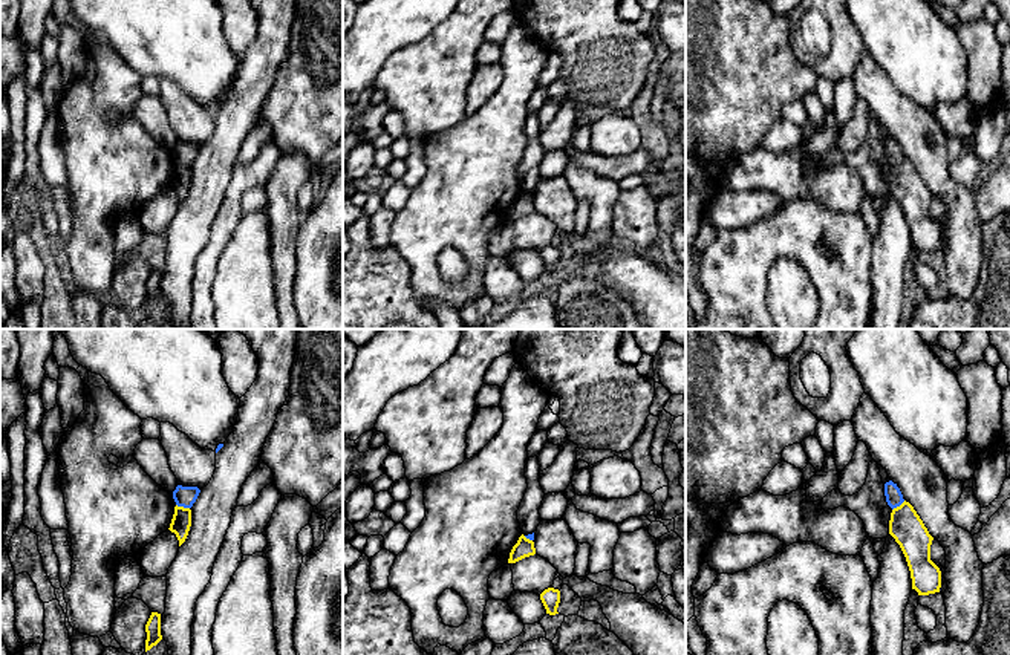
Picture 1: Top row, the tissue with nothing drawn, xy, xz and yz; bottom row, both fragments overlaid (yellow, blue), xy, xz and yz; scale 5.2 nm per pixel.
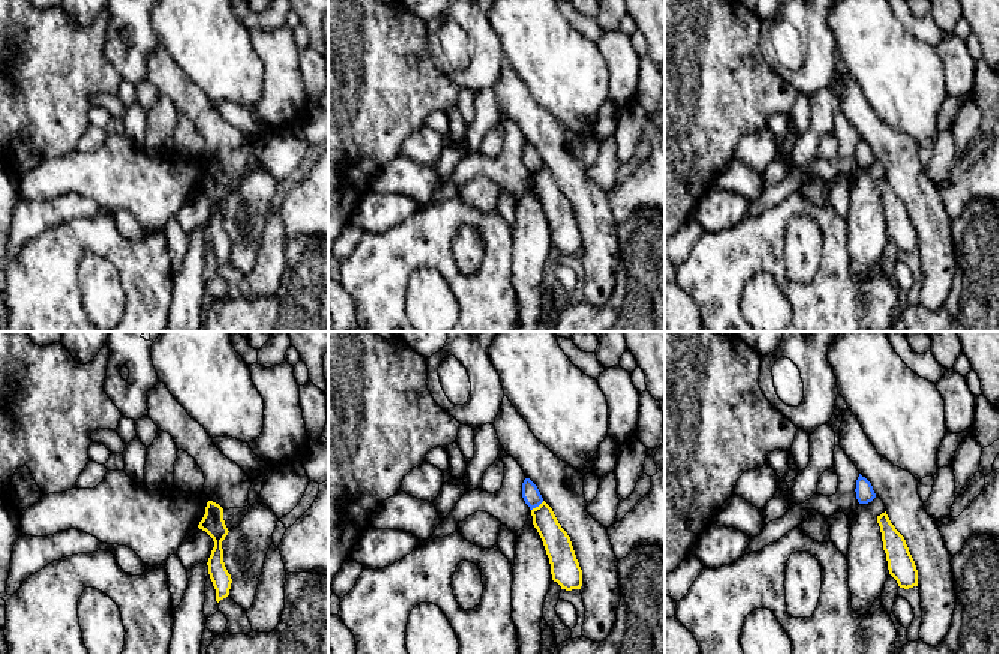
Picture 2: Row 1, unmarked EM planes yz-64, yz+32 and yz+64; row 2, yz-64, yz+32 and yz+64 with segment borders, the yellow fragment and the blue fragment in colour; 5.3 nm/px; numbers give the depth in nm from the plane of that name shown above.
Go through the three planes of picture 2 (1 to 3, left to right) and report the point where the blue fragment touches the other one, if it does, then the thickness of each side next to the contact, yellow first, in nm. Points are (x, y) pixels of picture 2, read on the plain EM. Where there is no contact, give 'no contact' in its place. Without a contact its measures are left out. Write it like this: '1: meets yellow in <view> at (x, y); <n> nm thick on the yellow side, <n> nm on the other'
1: no contact
2: meets yellow in yz+32 at (539, 170); 150 nm thick on the yellow side, 90 nm on the other
3: no contact

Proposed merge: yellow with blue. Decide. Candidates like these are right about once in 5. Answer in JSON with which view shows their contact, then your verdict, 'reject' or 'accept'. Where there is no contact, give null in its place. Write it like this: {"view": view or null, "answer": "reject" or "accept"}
{"view": "xy", "answer": "reject"}

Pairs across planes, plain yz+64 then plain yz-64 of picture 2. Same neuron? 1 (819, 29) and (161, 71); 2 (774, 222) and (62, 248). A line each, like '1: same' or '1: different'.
1: different
2: same

